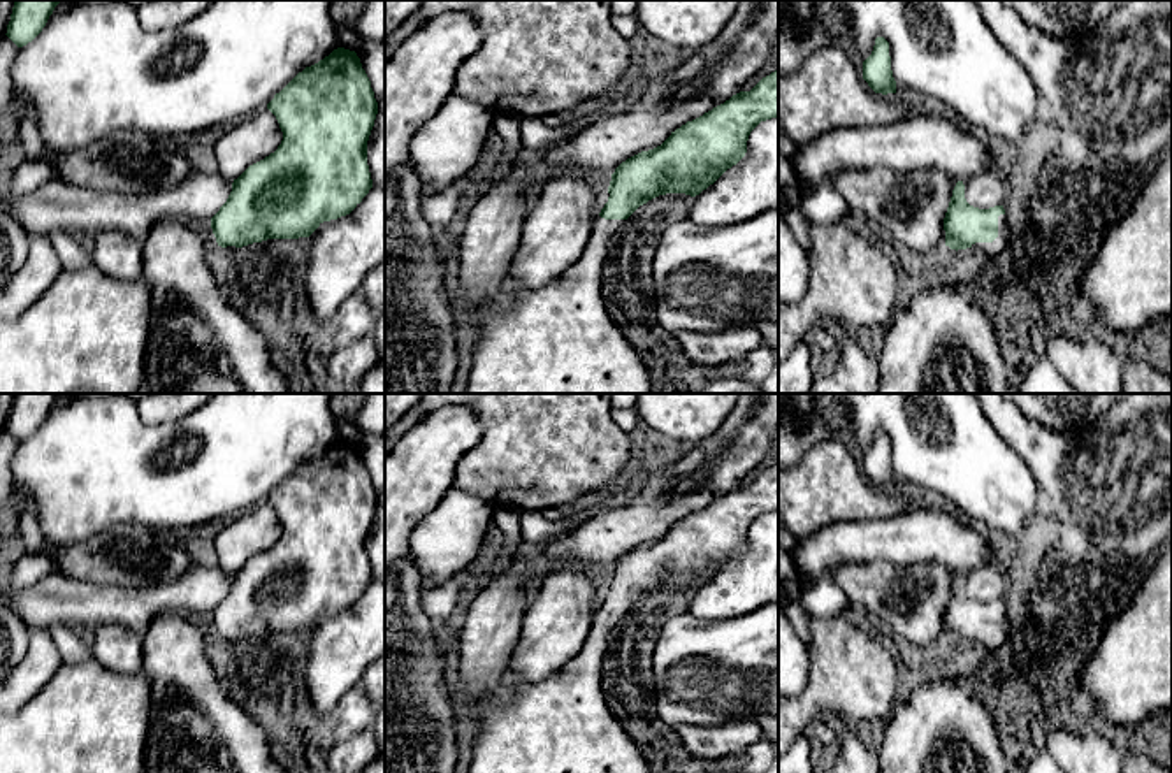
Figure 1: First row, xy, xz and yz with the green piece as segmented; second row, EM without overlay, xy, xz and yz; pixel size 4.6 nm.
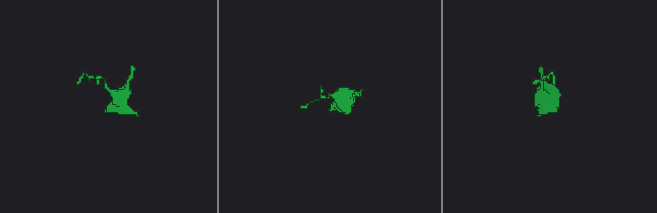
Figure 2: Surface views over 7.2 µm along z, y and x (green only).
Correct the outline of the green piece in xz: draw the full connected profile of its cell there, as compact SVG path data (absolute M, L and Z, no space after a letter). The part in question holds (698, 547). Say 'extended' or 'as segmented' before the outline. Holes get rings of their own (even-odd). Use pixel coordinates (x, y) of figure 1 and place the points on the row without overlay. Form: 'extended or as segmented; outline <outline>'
extended; outline M778 462L763 471L750 485L740 485L703 509L687 515L657 541L622 555L611 567L608 596L594 611L582 652L546 680L531 683L508 669L499 685L474 708L474 750L469 773L654 773L641 750L629 738L620 720L610 712L603 690L603 662L611 632L622 617L648 594L666 587L699 589L747 546L750 525L766 513L778 511Z

